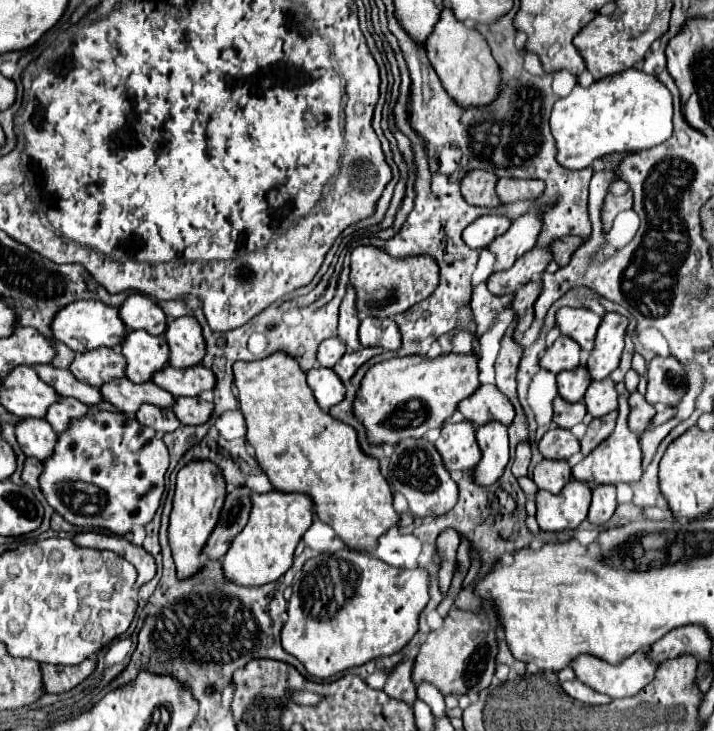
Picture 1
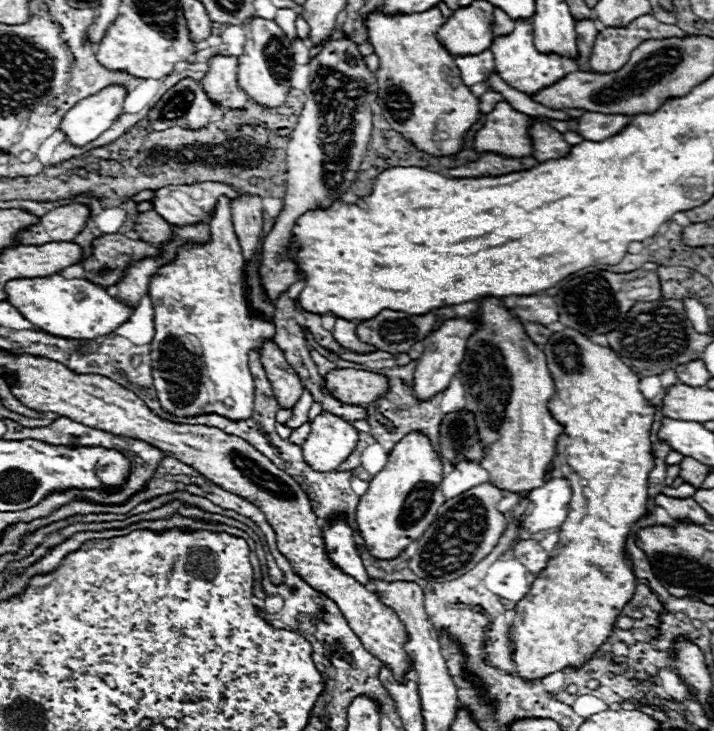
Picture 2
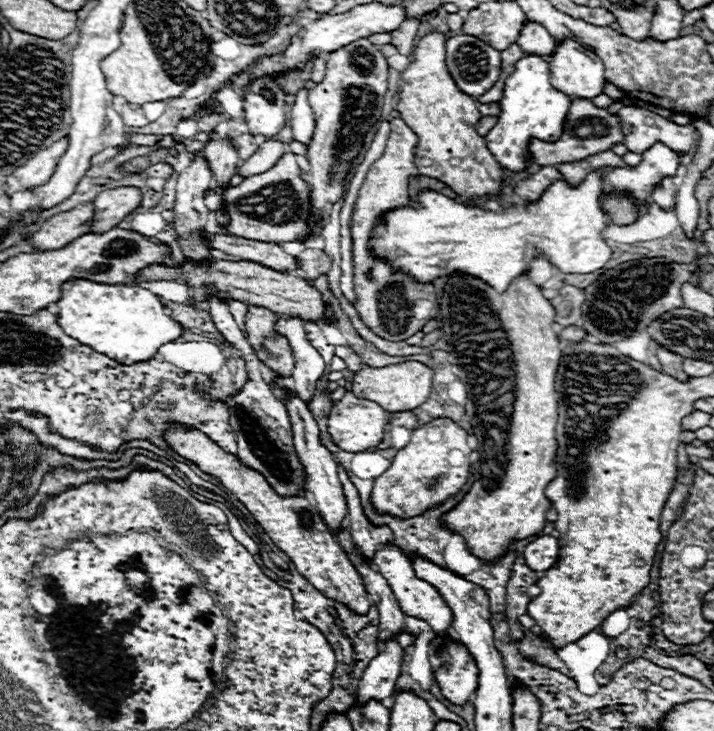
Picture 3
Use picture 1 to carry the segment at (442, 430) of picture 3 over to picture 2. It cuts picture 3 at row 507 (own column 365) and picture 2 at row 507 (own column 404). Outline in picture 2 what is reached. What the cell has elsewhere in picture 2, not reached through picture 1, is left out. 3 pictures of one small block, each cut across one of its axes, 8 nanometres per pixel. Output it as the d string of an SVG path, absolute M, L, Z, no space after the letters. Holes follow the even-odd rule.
M420 432L406 434L388 454L386 466L370 480L356 510L356 526L364 538L366 550L374 558L396 558L412 540L418 540L426 532L430 522L434 522L436 510L446 502L440 492L440 482L442 462L432 450L430 440Z

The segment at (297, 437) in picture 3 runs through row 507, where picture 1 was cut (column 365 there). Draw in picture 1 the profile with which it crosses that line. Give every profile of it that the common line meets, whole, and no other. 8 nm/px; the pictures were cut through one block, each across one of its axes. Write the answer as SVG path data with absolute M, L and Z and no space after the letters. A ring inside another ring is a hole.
M364 318L360 322L362 346L382 346L384 350L400 348L400 332L390 318Z

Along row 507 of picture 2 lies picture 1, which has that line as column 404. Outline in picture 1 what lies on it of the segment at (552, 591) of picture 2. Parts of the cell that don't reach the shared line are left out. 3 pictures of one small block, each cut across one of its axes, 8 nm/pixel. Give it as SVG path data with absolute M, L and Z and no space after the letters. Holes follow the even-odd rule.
M342 548L336 554L310 558L294 576L292 590L292 598L288 600L288 622L280 632L282 648L296 656L308 674L330 678L348 668L362 666L368 660L400 652L414 638L418 632L418 618L428 604L428 572L422 568L394 568L366 552Z

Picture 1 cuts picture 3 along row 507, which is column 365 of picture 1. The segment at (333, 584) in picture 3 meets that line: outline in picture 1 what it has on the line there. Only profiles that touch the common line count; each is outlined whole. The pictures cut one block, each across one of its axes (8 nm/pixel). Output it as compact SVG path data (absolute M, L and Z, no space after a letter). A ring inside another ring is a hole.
M358 246L352 250L352 272L350 284L356 288L356 308L360 316L374 318L392 318L400 312L406 312L416 302L428 298L438 286L438 262L428 254L410 256L410 258L392 258L382 248L376 246Z

